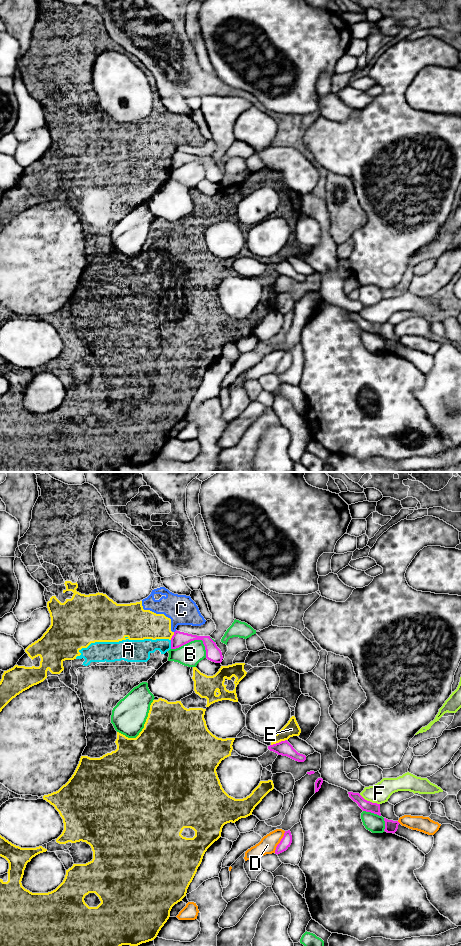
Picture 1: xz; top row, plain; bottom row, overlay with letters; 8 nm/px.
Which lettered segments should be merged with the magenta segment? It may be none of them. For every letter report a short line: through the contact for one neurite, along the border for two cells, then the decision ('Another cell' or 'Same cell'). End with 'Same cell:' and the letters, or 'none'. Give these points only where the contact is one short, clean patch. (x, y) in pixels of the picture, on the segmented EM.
A: Line: xz (170, 640), (171, 648). Another cell
B: Another cell
C: Line: xz (176, 630), (174, 632). Another cell
D: Another cell
E: Another cell
F: Another cell
Same cell: none

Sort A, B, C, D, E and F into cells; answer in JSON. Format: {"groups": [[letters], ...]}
{"groups": [["A", "C", "E"], ["B"], ["D"], ["F"]]}

